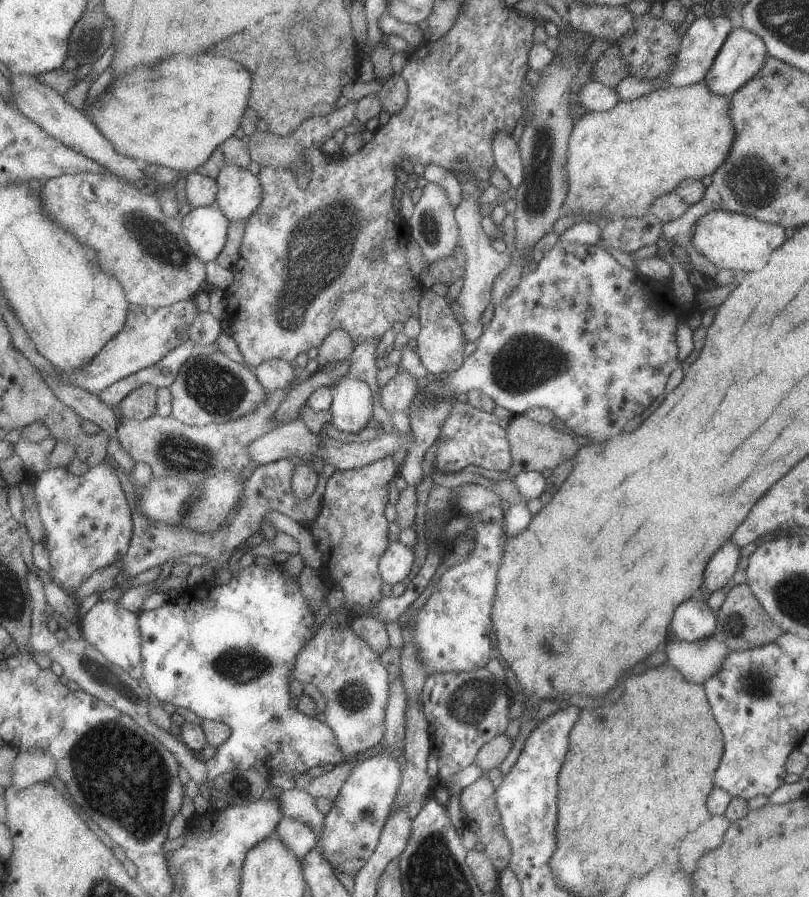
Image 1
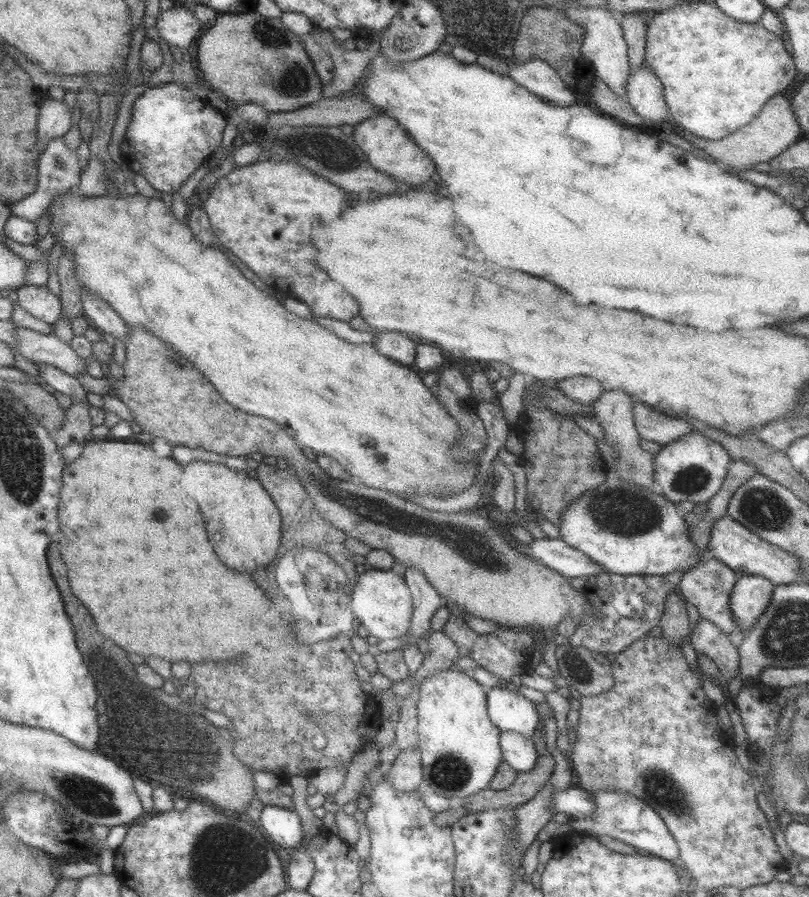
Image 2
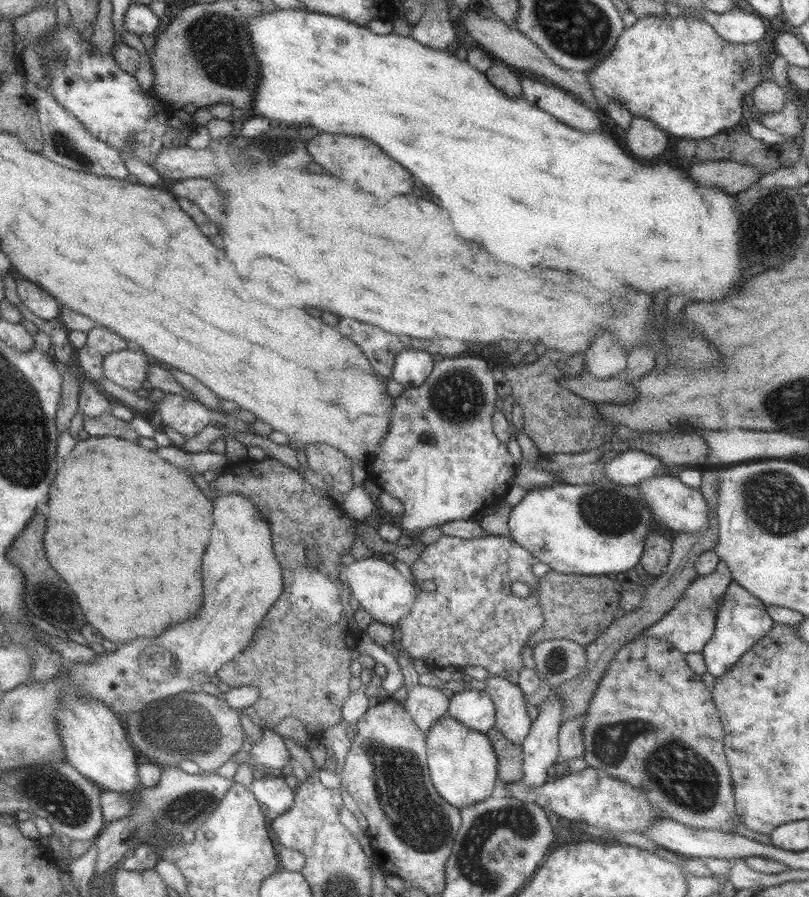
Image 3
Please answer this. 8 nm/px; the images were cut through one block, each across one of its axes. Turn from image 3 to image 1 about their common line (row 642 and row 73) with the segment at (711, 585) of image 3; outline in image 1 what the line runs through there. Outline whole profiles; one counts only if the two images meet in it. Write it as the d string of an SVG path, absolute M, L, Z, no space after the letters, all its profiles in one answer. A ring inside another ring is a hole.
M706 13L695 19L681 37L675 66L667 75L664 86L680 87L701 81L713 64L714 56L719 52L722 42L731 31L731 22L728 16L714 16Z

